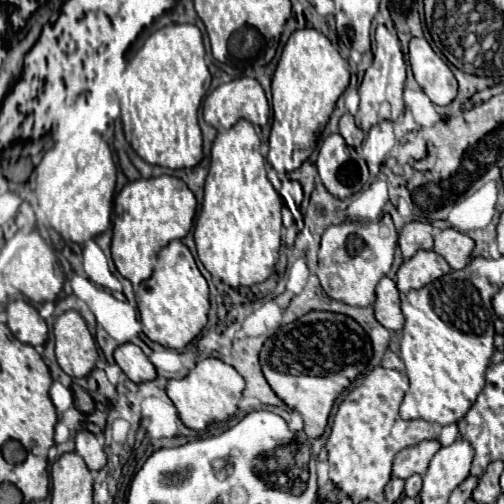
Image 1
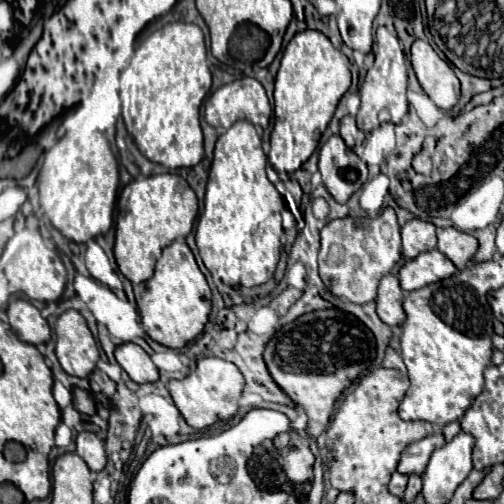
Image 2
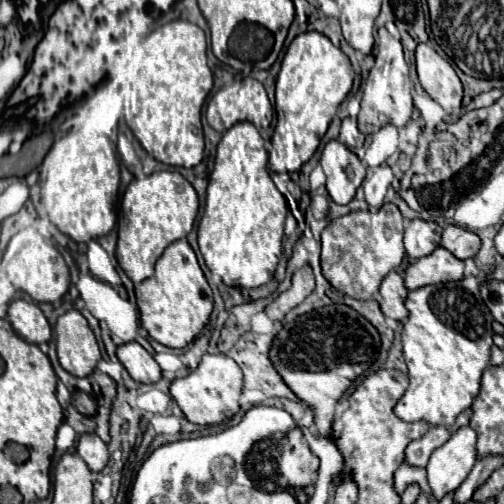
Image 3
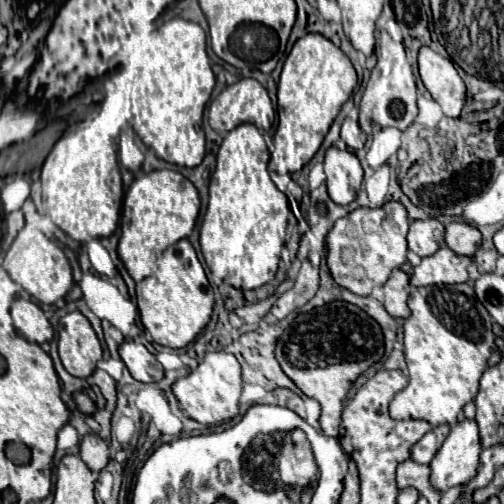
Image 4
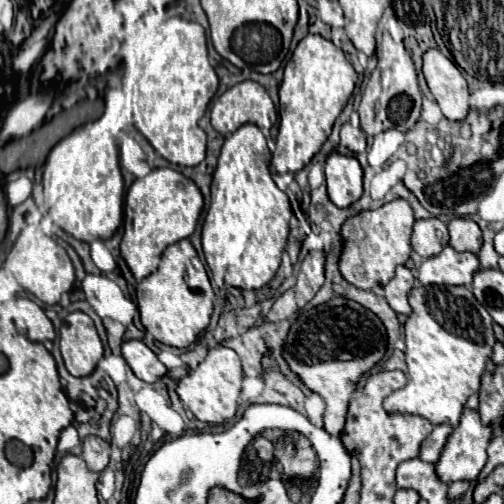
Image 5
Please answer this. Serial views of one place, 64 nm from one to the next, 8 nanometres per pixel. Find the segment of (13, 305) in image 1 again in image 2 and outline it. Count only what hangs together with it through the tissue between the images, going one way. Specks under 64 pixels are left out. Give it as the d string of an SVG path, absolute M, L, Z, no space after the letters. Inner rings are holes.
M14 300L10 302L8 310L8 322L16 336L28 344L42 344L50 340L50 326L42 318L40 310L32 306L26 300Z

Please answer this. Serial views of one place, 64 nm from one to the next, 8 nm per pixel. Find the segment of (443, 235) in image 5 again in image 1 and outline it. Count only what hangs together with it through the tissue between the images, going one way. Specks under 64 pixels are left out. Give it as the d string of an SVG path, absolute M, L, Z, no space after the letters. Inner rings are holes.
M408 222L400 230L400 250L404 258L412 258L418 250L432 250L434 240L432 240L432 226L428 222Z

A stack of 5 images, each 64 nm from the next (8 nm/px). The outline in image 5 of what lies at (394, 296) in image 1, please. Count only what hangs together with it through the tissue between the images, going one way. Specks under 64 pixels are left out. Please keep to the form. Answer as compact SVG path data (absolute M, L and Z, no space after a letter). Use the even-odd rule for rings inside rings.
M398 266L396 268L396 276L384 286L384 294L388 304L392 306L394 312L398 314L410 314L410 304L408 304L408 292L410 288L416 284L416 278L412 280L412 270L408 270L406 266Z

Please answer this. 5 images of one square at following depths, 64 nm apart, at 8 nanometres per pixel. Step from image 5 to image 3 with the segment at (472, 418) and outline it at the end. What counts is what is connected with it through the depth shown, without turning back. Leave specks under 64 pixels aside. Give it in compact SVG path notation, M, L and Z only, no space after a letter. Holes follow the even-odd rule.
M462 426L430 456L426 466L428 484L434 496L440 500L444 494L456 490L470 474L476 462L476 432L470 426Z

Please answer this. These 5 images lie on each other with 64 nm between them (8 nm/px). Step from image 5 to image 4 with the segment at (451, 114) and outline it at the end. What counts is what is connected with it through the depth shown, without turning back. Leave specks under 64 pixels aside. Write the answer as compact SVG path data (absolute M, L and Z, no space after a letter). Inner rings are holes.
M424 46L418 56L418 68L424 86L442 106L442 112L450 118L458 118L466 104L466 86L452 60Z

